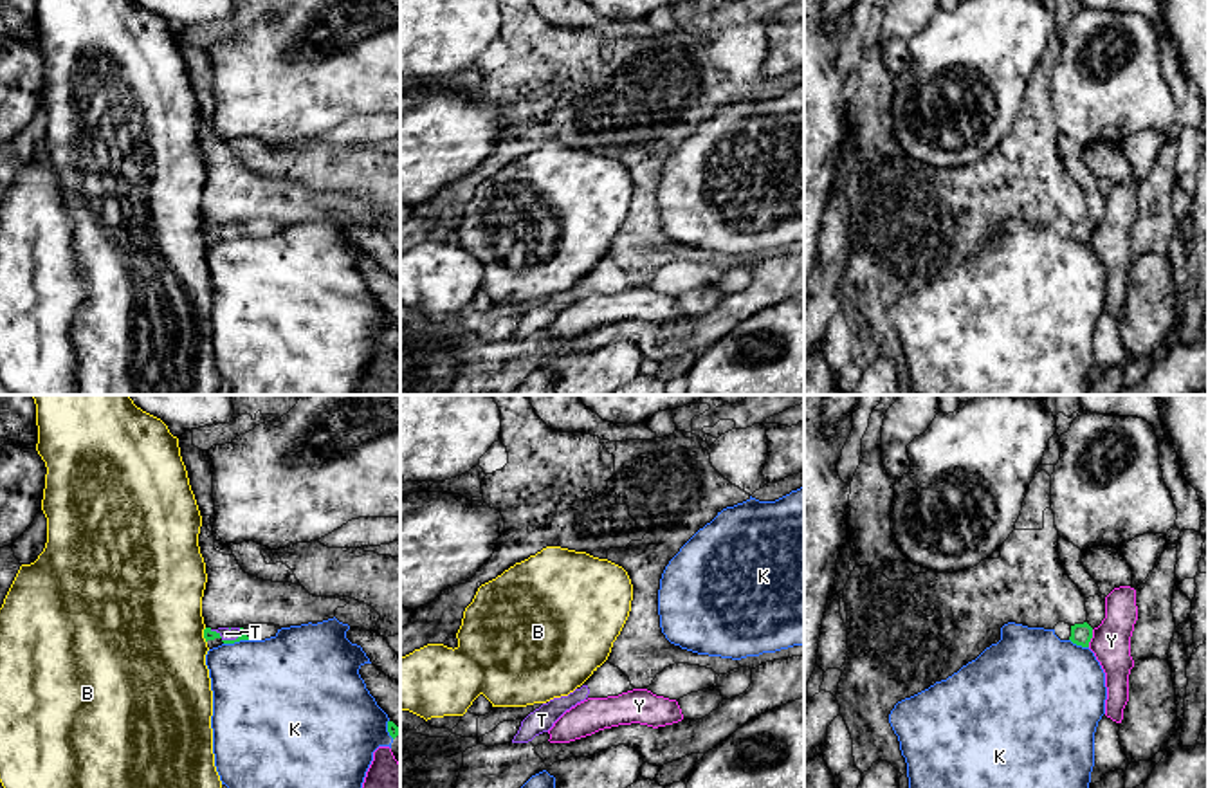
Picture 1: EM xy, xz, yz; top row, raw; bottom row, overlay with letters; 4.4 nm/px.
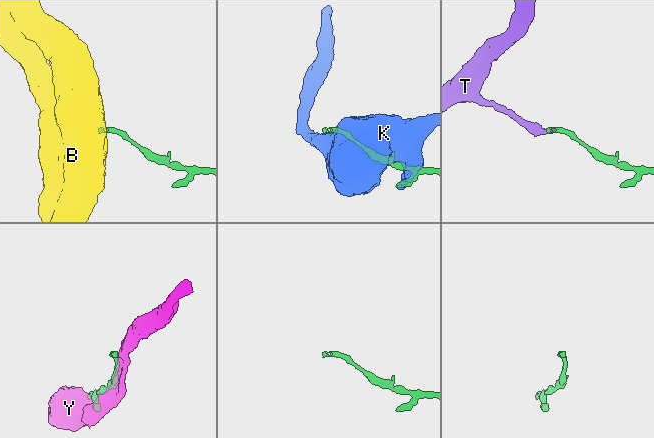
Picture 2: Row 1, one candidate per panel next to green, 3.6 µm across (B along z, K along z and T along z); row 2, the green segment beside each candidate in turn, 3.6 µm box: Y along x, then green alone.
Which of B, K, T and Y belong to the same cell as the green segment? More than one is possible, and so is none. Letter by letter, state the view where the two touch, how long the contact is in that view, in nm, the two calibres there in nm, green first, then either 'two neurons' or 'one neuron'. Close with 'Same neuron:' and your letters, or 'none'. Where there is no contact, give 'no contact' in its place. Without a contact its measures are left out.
B: xy | 70 nm | 50/500 nm | two neurons
K: yz | 100 nm | 100/480 nm | two neurons
T: xy | 140 nm | 40/60 nm | one neuron
Y: yz | 80 nm | 100/180 nm | two neurons
Same neuron: T

